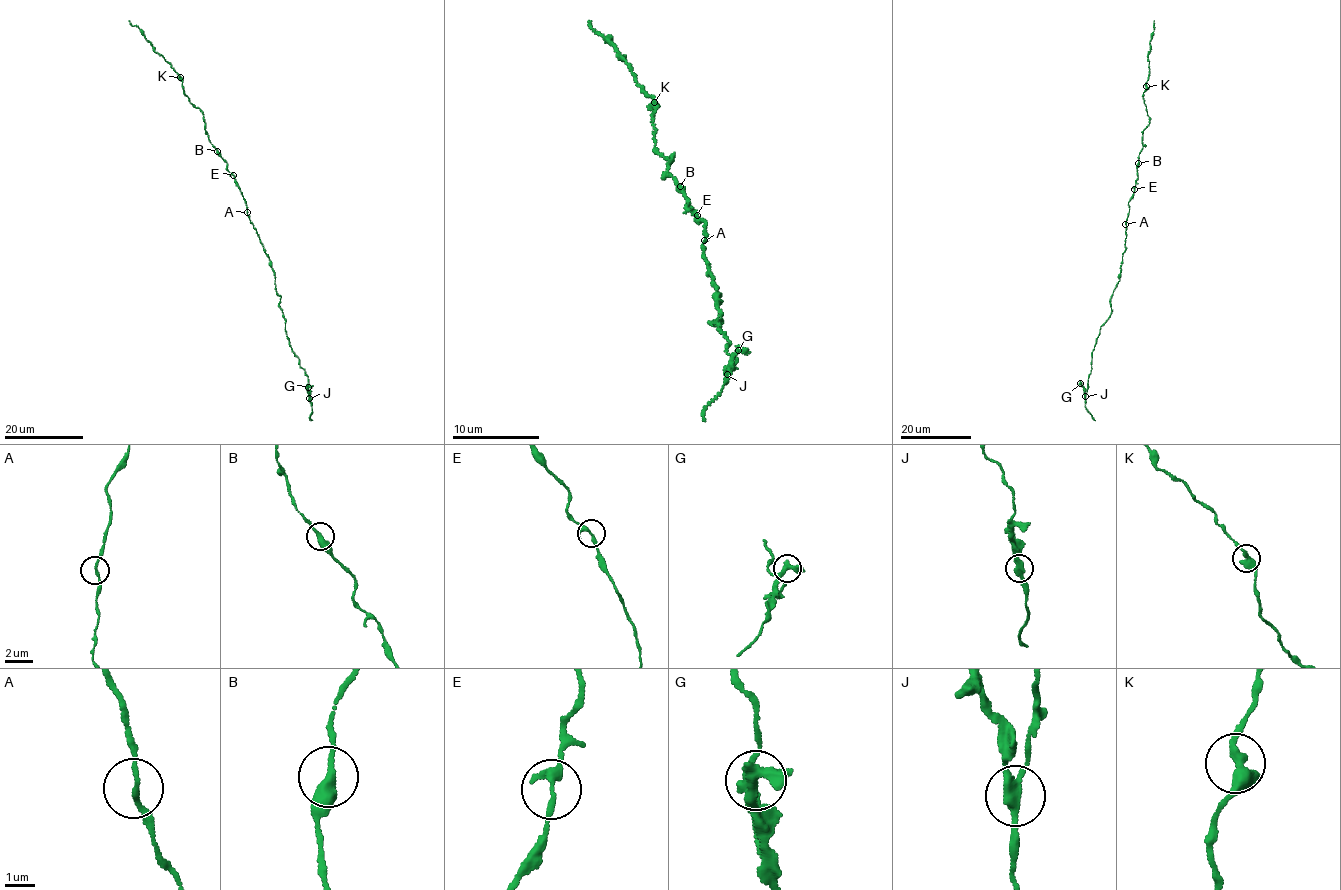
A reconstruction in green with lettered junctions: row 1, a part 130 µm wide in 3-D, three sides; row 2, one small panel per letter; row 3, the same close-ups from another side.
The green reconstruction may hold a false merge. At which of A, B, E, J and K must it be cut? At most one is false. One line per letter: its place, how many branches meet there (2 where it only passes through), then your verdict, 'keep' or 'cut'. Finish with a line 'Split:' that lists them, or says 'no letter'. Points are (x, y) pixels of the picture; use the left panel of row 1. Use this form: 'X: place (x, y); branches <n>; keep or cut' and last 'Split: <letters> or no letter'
A: place (247, 212); branches 2; keep
B: place (217, 151); branches 2; keep
E: place (233, 175); branches 3; keep
J: place (309, 398); branches 3; cut
K: place (180, 77); branches 3; keep
Split: J

